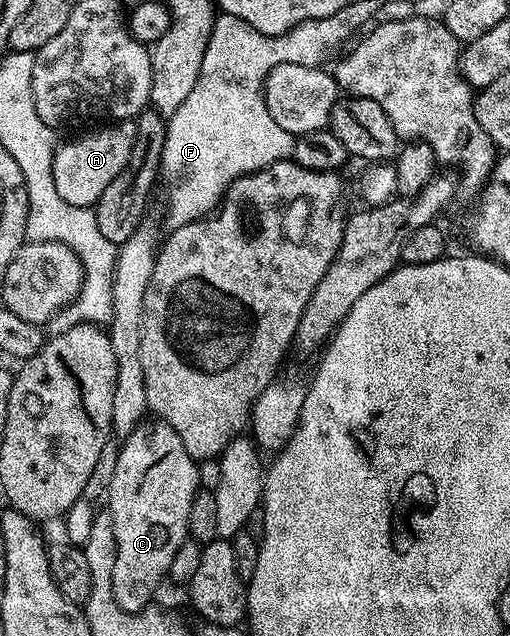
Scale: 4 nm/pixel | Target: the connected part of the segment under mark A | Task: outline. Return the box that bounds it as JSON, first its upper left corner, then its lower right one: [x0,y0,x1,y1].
[52,121,136,208]

